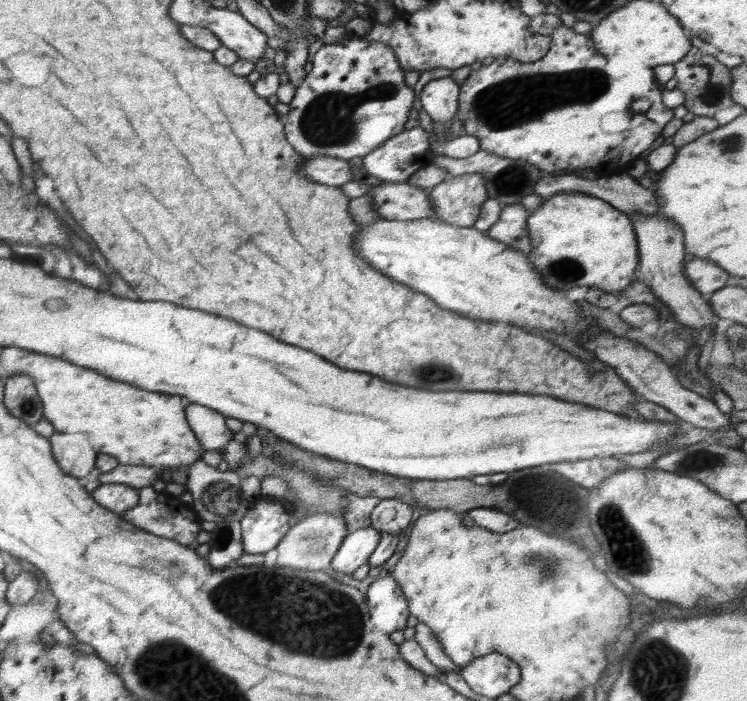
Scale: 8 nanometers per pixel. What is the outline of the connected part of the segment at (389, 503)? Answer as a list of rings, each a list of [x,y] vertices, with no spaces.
[[[396,498],[381,499],[370,514],[371,526],[398,535],[412,522],[413,506]]]

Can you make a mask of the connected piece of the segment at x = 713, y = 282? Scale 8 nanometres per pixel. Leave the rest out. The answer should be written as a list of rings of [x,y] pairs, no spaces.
[[[696,258],[685,264],[684,274],[692,286],[705,297],[720,290],[722,286],[726,286],[726,282],[730,278],[728,272],[722,270],[718,264],[710,262],[710,260],[702,260],[702,258]]]

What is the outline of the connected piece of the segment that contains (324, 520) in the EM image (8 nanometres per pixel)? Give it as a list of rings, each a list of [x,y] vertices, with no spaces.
[[[311,511],[298,520],[284,538],[280,540],[276,550],[278,551],[276,564],[278,566],[292,566],[292,568],[310,569],[321,571],[330,565],[332,557],[340,548],[344,537],[348,534],[346,520],[343,516],[334,516],[321,511]]]

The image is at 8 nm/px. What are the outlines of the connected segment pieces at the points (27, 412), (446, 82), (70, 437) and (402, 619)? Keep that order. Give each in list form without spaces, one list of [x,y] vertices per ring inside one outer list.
[[[16,373],[6,378],[3,393],[6,409],[14,417],[31,427],[43,417],[43,406],[37,394],[34,378],[26,373]]]
[[[450,76],[423,84],[420,91],[422,108],[438,124],[454,118],[459,104],[460,87]]]
[[[56,431],[50,436],[49,442],[62,472],[84,482],[96,462],[96,452],[88,446],[86,434],[64,434]]]
[[[392,574],[377,577],[364,593],[371,622],[376,629],[390,635],[407,628],[411,616],[408,602]]]

